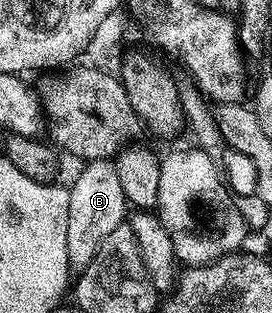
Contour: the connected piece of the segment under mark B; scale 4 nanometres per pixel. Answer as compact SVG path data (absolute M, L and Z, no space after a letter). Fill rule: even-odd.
M103 158L81 165L80 175L67 187L70 196L70 216L66 220L66 252L68 269L72 272L85 270L94 260L94 252L114 228L125 225L126 199L122 192L122 183L118 180L115 161Z

